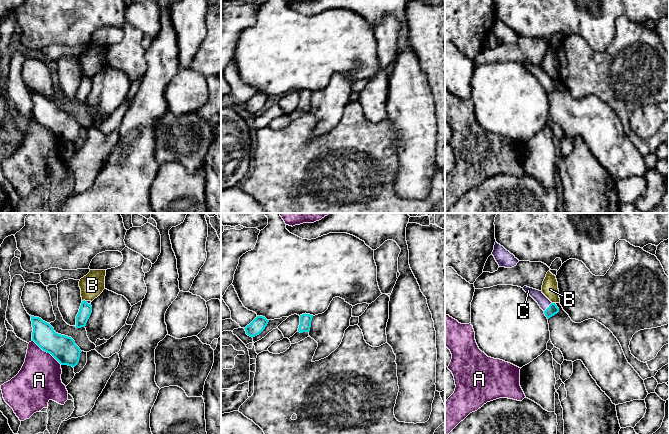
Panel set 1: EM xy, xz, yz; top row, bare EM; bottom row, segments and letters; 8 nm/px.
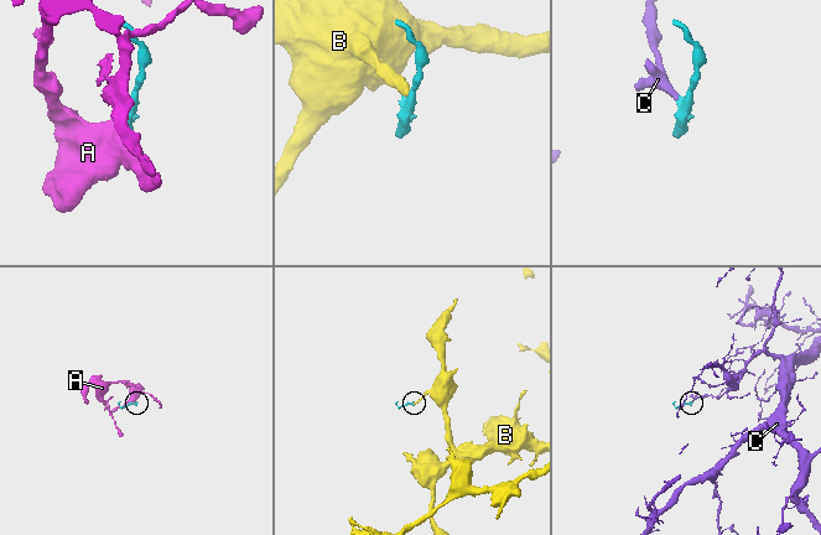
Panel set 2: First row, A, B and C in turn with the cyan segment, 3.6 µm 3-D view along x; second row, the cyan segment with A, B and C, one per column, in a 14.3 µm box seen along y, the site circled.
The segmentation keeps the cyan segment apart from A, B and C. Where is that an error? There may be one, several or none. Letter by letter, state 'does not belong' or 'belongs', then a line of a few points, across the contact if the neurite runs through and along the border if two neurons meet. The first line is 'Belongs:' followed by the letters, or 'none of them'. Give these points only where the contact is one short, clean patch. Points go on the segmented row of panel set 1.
Belongs: C
A: does not belong; line xy (32, 340), (43, 350), (49, 352), (61, 364)
B: does not belong; line xy (86, 300), (82, 301)
C: belongs; line yz (552, 309), (548, 307), (538, 296)

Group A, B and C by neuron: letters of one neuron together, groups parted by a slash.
A / B / C

